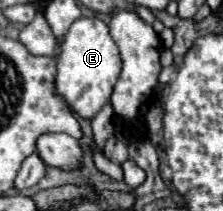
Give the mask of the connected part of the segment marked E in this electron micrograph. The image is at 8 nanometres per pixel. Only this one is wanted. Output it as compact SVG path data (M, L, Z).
M79 18L73 22L67 36L59 44L55 94L59 94L79 118L91 120L109 102L119 72L121 58L109 28L99 18Z

